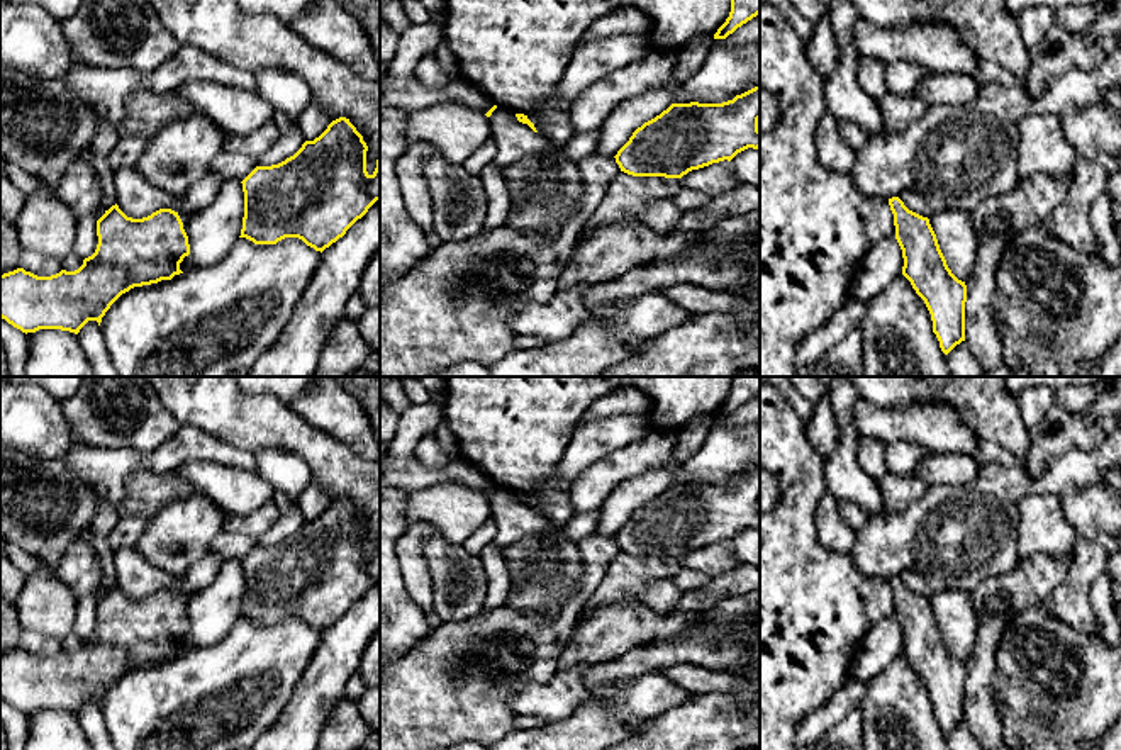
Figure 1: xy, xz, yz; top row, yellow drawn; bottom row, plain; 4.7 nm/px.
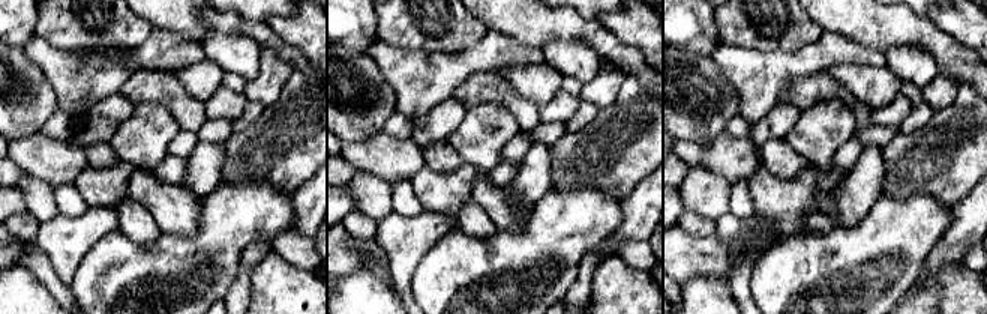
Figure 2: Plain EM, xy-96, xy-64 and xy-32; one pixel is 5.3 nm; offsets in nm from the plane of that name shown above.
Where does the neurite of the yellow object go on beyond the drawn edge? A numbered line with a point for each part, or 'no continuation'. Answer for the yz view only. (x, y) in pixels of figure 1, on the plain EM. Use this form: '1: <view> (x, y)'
no continuation

